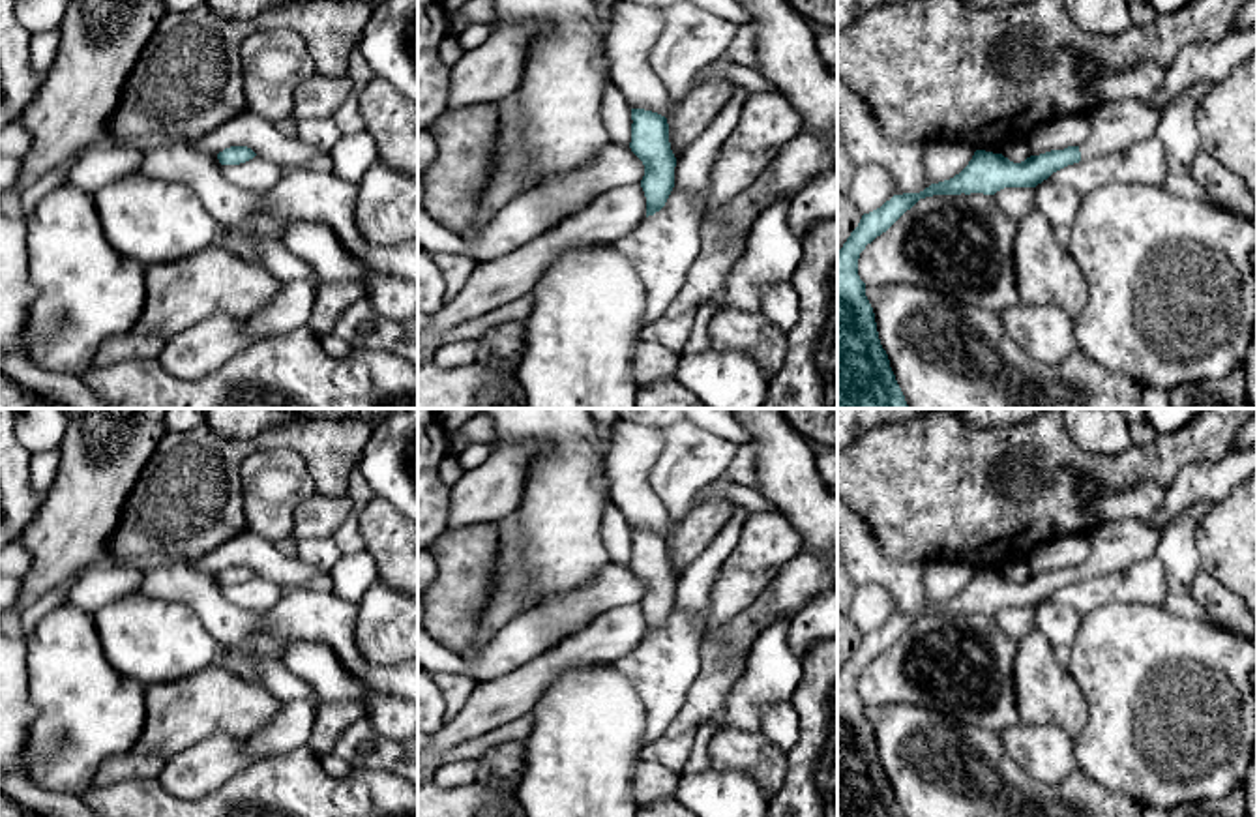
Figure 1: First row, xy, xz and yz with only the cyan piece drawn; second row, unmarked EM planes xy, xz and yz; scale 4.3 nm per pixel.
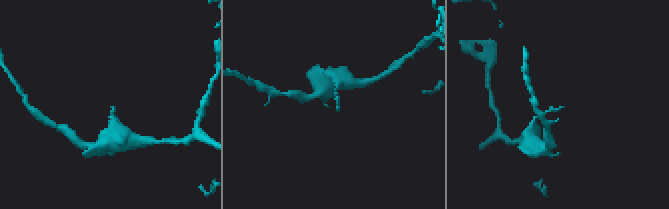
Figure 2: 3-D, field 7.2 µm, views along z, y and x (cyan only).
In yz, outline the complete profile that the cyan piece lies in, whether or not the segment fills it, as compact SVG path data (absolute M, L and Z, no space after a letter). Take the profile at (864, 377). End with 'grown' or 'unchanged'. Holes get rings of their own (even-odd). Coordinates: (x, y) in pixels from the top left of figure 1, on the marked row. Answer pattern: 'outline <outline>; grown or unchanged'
outline M1122 99L1090 114L1090 133L1079 146L1051 150L1013 163L1002 154L976 150L969 165L950 180L920 193L894 195L864 214L837 251L837 408L910 408L880 345L875 313L858 275L860 253L886 232L920 199L933 195L995 195L1004 187L1036 187L1053 172L1128 148L1154 137L1163 107Z; grown

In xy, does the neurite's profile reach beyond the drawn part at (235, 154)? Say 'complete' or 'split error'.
complete

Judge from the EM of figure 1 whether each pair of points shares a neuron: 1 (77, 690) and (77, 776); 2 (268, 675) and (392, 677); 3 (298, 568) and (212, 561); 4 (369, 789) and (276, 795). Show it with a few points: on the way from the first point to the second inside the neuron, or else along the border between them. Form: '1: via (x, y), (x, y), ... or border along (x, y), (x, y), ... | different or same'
1: via (77, 711), (77, 756) | same
2: border along (281, 660), (261, 658), (255, 664), (259, 683) | different
3: via (278, 568), (263, 557), (233, 557) | same
4: via (347, 795), (298, 795) | same

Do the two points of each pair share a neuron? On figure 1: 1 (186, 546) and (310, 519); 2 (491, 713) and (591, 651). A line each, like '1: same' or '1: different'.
1: different
2: same

